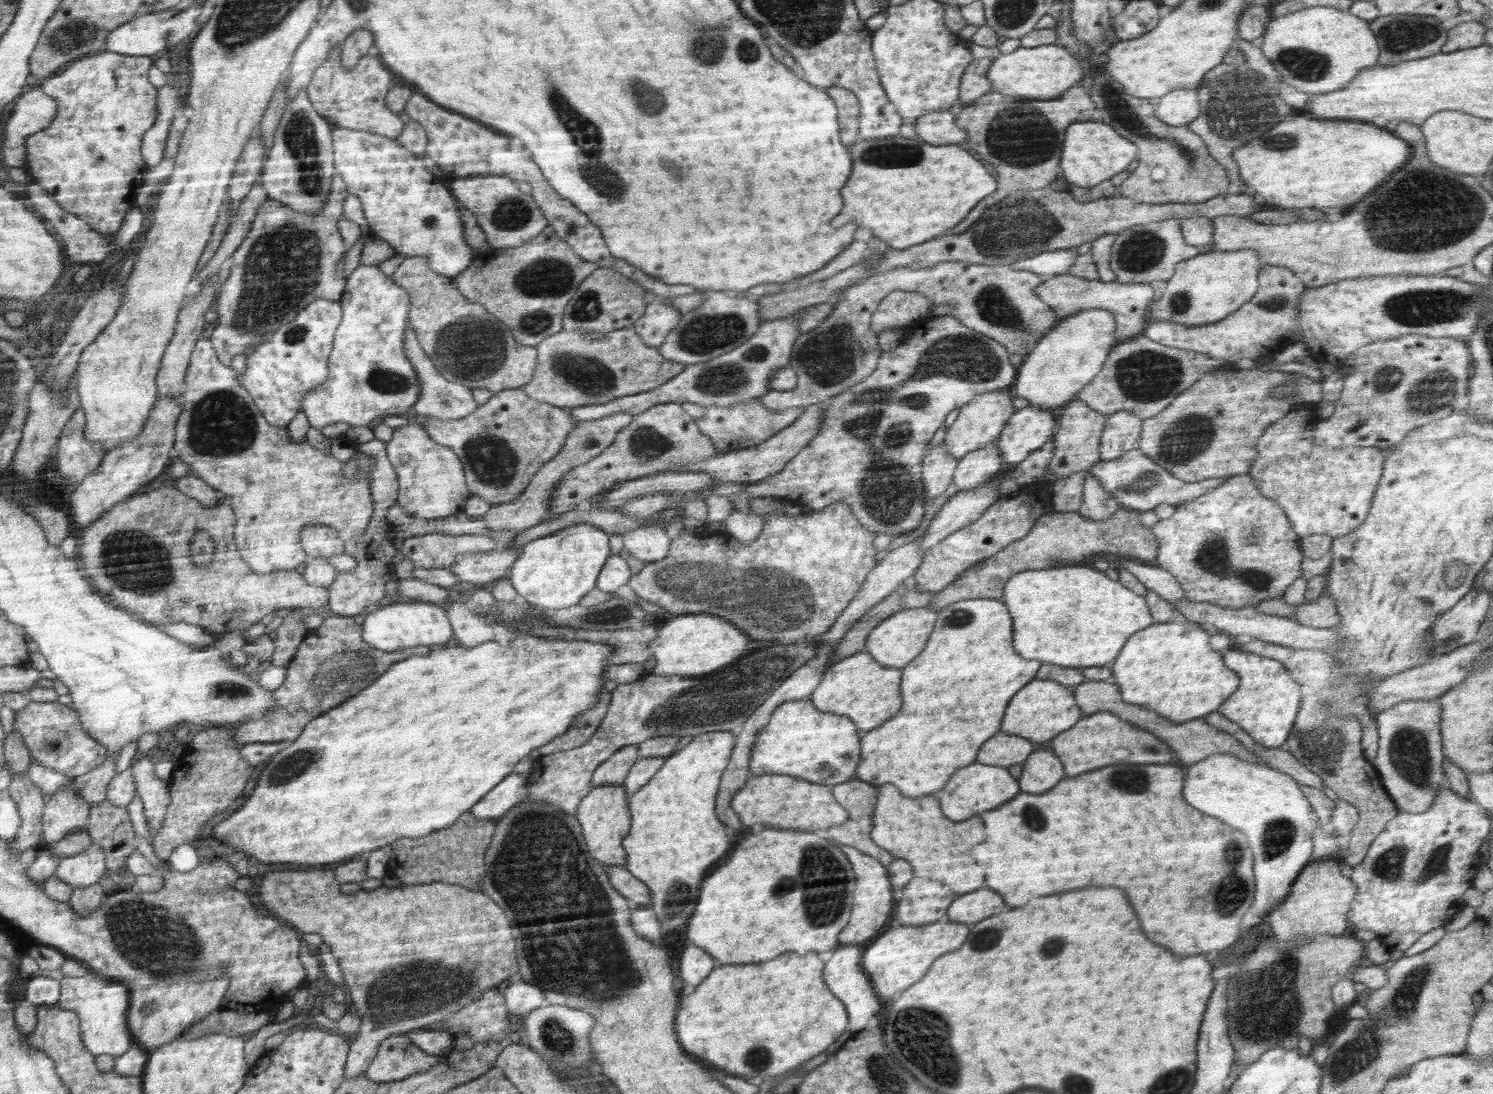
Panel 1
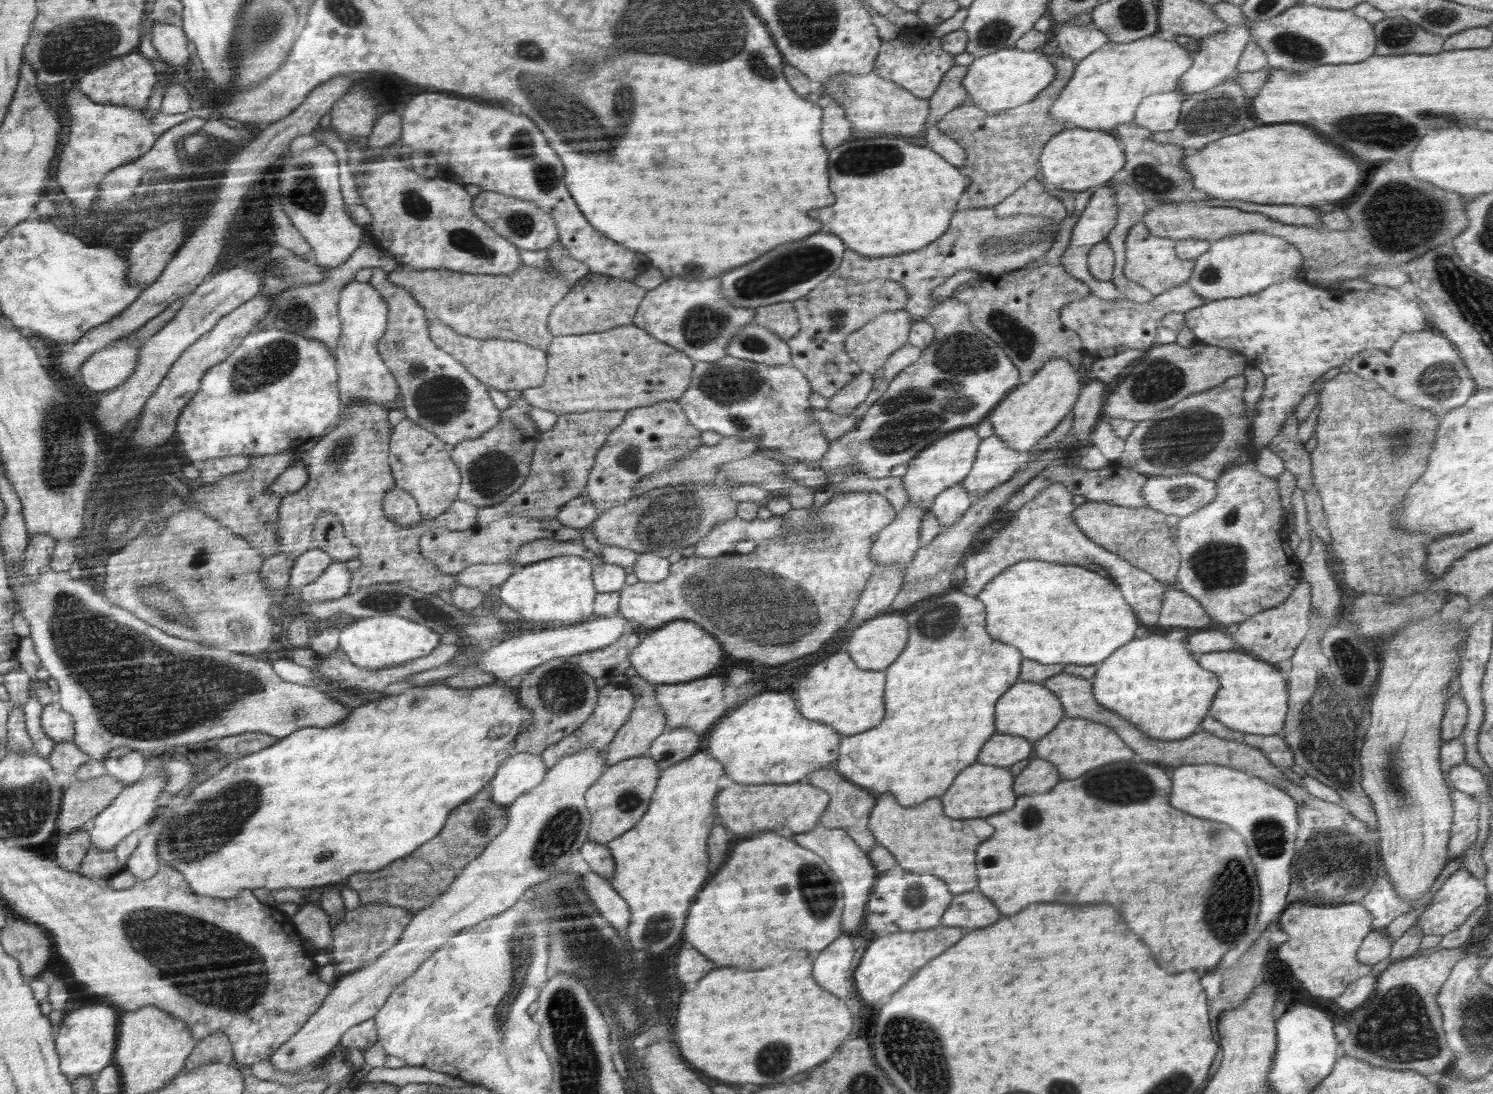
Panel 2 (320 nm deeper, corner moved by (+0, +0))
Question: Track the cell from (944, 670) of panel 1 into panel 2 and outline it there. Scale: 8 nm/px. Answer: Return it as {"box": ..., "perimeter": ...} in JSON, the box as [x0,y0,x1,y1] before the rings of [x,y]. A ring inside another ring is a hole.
{"box":[836,589,1022,806],"perimeter":[[[951,589],[905,616],[909,639],[899,658],[885,668],[884,718],[876,728],[843,737],[836,759],[837,773],[862,789],[879,796],[892,792],[900,806],[916,806],[928,798],[942,796],[956,774],[976,762],[984,742],[994,734],[994,704],[1019,680],[1022,654],[1008,644],[996,642],[986,631],[986,609],[982,602]]]}

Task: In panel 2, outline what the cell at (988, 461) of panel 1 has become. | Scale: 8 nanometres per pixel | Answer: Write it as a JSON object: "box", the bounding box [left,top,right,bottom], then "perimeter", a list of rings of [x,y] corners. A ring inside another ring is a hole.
{"box":[930,482,974,529],"perimeter":[[[959,482],[935,496],[930,512],[944,529],[950,528],[974,503],[966,489]]]}

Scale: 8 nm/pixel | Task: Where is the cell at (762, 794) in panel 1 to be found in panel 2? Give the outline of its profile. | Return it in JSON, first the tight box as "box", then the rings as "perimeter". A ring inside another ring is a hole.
{"box":[716,781,831,836],"perimeter":[[[805,781],[779,785],[768,783],[768,786],[732,784],[730,788],[724,788],[720,792],[720,798],[716,798],[716,812],[722,824],[728,830],[736,832],[738,836],[752,836],[780,828],[790,828],[792,832],[798,834],[798,832],[807,833],[822,823],[822,814],[826,812],[830,802],[831,795],[827,791]],[[744,814],[748,820],[744,818]]]}

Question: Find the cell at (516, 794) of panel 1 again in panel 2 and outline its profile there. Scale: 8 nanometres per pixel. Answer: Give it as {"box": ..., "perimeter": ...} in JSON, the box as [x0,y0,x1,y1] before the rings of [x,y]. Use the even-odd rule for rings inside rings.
{"box":[490,755,548,808],"perimeter":[[[512,755],[504,765],[499,766],[498,772],[490,781],[493,801],[508,808],[509,804],[518,800],[524,793],[542,784],[547,773],[548,766],[540,755]]]}

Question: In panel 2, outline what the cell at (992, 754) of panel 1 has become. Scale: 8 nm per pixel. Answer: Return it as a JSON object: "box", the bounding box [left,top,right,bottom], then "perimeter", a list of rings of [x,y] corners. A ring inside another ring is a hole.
{"box":[978,734,1032,766],"perimeter":[[[996,734],[980,750],[978,762],[992,766],[1012,766],[1032,754],[1032,742],[1016,735]]]}

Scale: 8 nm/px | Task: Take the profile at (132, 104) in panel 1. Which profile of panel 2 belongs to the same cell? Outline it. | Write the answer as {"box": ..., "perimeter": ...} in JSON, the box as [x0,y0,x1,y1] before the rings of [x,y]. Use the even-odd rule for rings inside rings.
{"box":[72,52,156,110],"perimeter":[[[140,52],[127,54],[115,58],[110,64],[98,67],[96,70],[86,71],[74,79],[72,83],[77,86],[92,102],[98,104],[126,105],[136,107],[138,110],[148,106],[148,98],[156,84],[156,72]]]}

